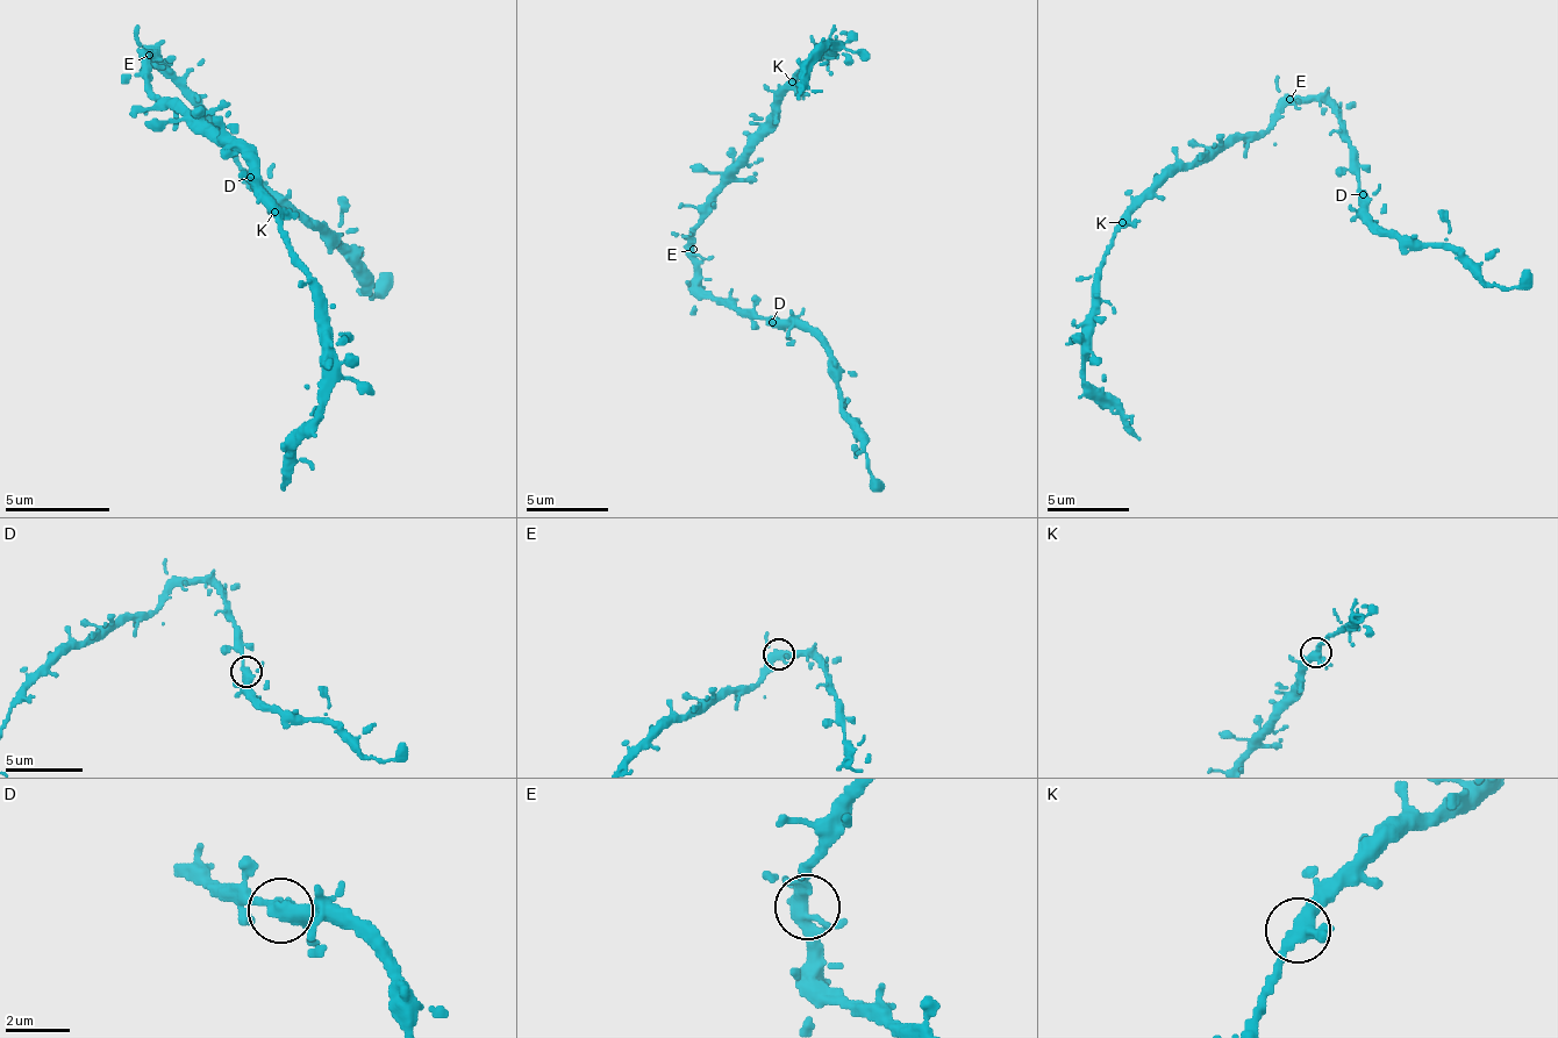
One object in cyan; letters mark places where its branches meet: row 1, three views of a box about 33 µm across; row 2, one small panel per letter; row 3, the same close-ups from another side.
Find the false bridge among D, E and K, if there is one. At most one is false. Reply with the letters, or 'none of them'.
none of them

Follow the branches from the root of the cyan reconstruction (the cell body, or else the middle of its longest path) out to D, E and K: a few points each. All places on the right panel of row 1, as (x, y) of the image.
D: (1262, 131), (1290, 102), (1323, 99), (1339, 120), (1339, 131), (1351, 144), (1351, 172), (1364, 193)
E: (1262, 131), (1290, 99)
K: (1262, 131), (1257, 136), (1229, 136), (1200, 160), (1176, 169), (1122, 222)

